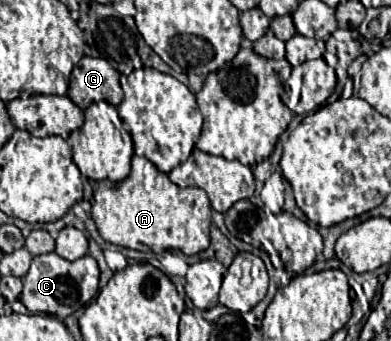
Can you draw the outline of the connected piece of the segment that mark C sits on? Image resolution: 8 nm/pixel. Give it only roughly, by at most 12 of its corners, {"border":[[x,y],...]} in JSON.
{"border":[[89,255],[33,257],[21,301],[59,319],[99,289]]}

